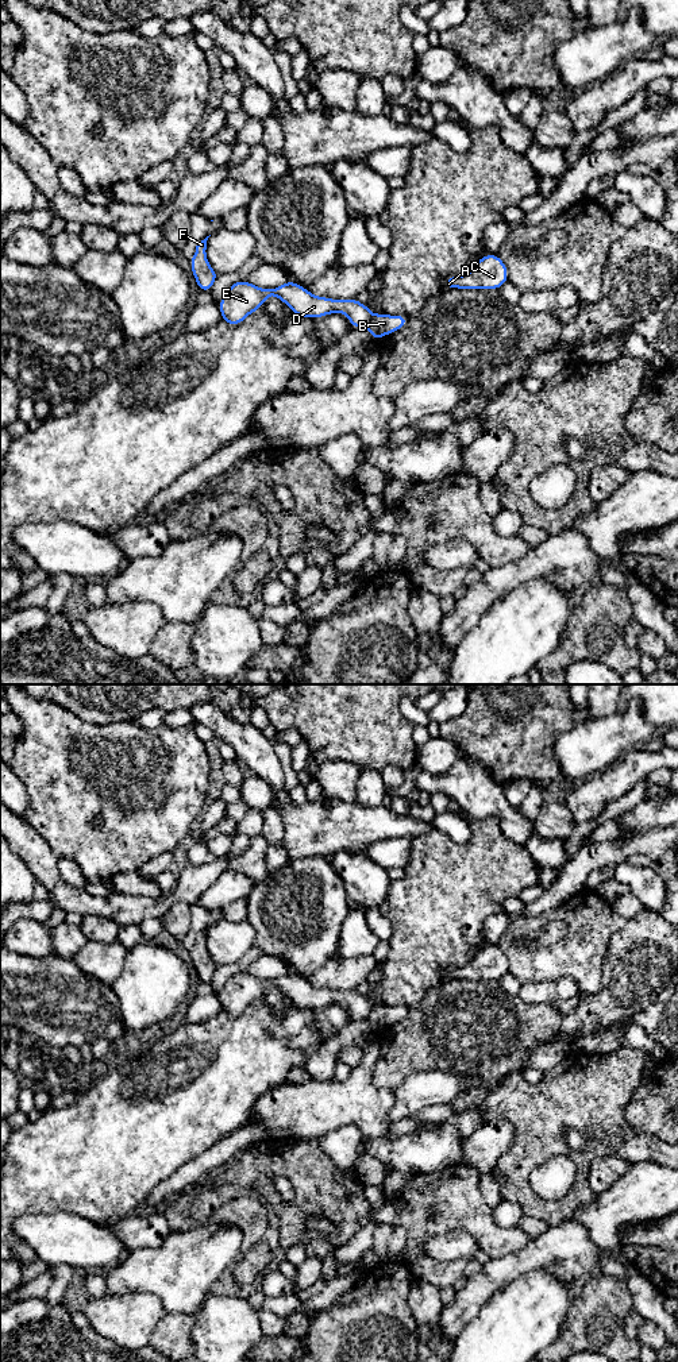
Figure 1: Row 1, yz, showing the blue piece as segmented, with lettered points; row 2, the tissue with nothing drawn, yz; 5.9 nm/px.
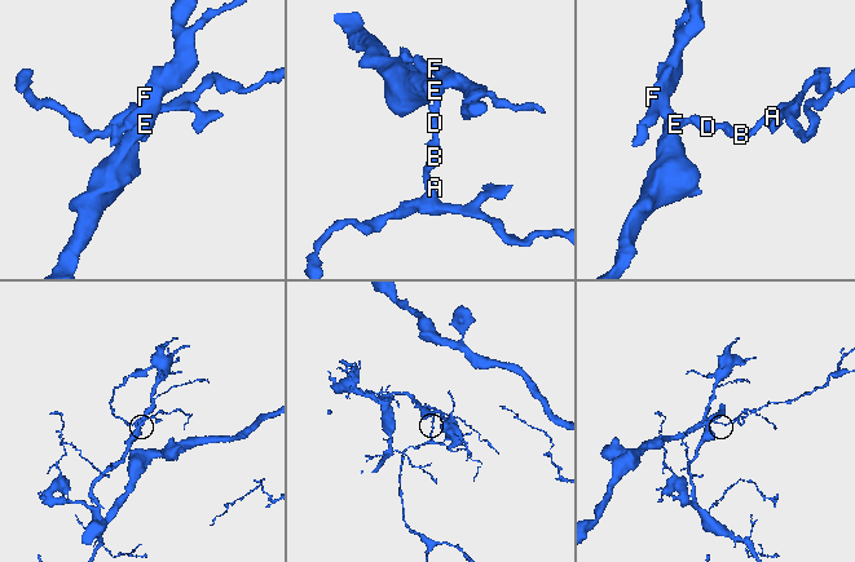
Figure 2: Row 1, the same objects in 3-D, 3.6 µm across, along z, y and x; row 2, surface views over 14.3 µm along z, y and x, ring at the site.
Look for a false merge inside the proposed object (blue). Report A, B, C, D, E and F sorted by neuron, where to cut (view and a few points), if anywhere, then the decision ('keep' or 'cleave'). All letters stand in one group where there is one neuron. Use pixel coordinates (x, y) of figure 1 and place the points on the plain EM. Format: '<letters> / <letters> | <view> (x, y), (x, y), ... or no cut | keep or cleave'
A B C / D E F | yz (373, 1007), (366, 1017) | cleave

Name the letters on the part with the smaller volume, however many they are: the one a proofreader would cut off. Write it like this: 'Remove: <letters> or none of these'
Remove: A, B, C

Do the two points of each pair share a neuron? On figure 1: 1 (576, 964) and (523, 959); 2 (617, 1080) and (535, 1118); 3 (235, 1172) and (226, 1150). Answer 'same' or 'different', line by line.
1: same
2: same
3: different

